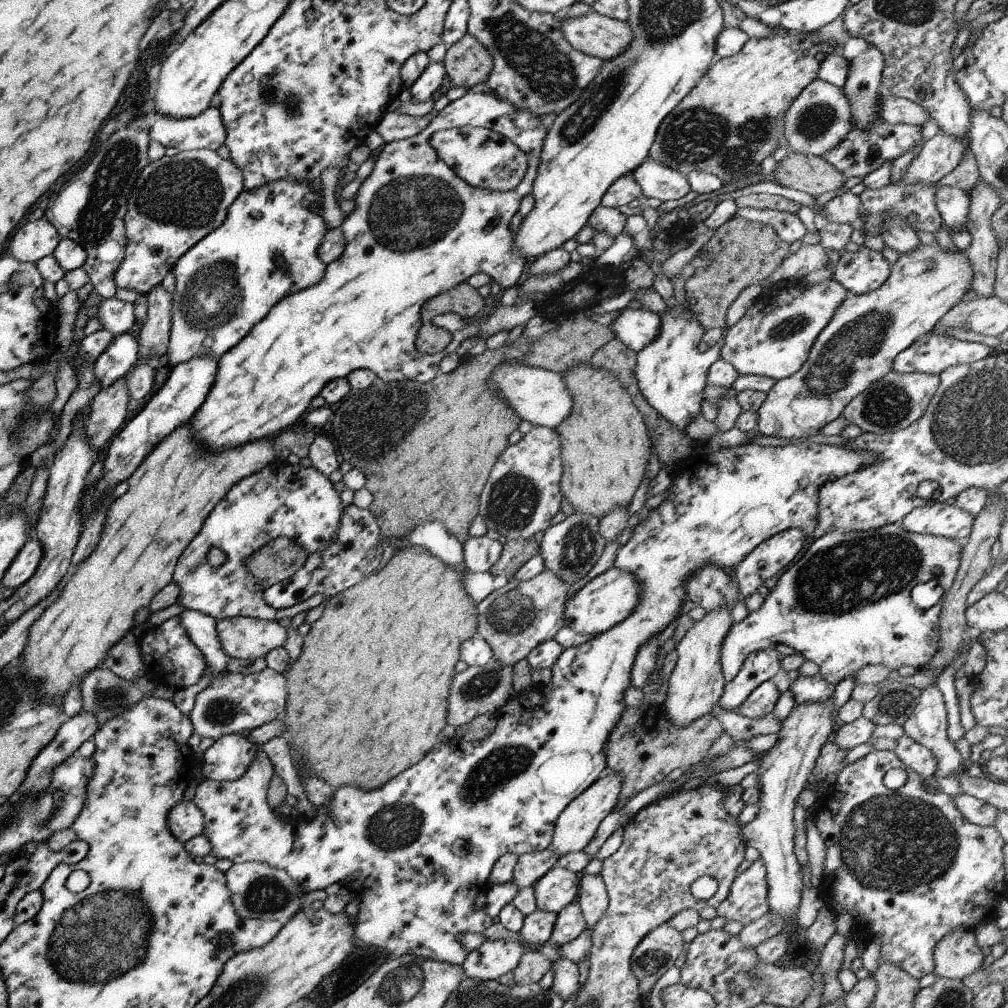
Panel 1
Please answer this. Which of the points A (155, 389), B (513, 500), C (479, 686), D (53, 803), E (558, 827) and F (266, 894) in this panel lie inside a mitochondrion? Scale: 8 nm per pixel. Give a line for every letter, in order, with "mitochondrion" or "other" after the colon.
A: other
B: mitochondrion
C: mitochondrion
D: mitochondrion
E: other
F: mitochondrion

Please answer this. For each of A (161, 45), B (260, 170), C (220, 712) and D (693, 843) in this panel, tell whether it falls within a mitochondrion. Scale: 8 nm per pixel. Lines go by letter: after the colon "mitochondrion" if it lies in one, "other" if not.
A: other
B: other
C: mitochondrion
D: mitochondrion

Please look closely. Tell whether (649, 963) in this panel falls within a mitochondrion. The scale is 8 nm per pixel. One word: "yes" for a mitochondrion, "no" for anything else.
yes

